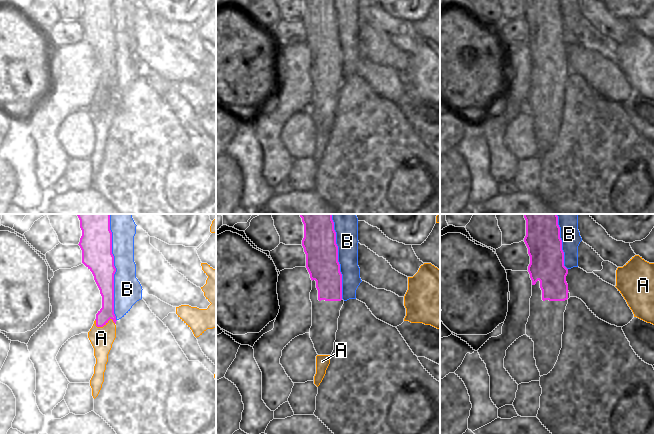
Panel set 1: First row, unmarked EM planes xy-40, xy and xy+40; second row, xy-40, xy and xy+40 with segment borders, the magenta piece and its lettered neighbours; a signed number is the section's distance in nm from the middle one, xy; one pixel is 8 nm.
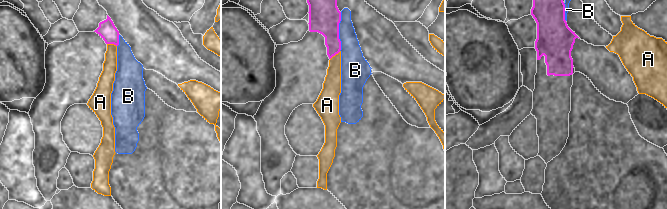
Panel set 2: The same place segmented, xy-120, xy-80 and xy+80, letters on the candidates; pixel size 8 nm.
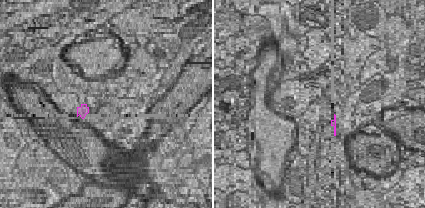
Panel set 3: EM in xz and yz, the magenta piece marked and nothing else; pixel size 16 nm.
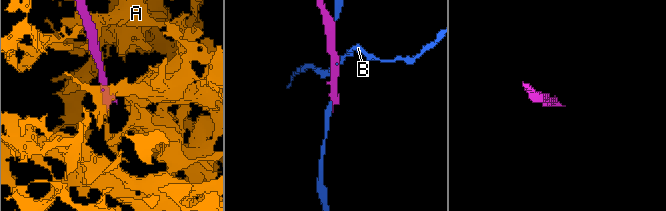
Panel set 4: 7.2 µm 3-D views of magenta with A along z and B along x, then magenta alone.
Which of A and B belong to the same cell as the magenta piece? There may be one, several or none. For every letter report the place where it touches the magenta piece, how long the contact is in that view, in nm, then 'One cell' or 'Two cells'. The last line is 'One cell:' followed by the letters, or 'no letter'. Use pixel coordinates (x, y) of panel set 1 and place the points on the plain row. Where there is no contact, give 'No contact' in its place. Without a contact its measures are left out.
A: Touches magenta at xy-40 (103, 101). Shared border 170 nm. Two cells
B: Touches magenta at xy-40 (115, 47). Shared border 800 nm. Two cells
One cell: no letter.

